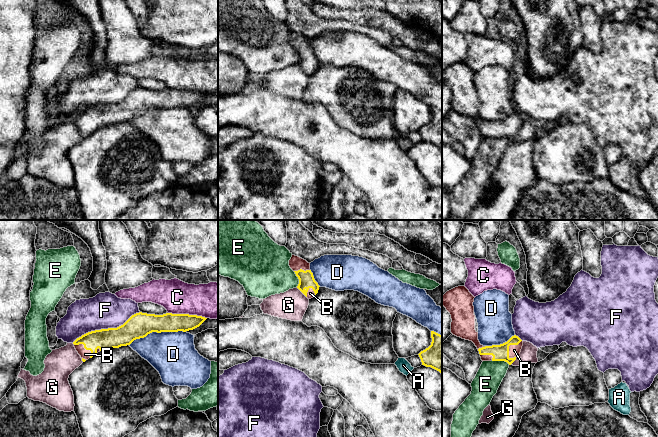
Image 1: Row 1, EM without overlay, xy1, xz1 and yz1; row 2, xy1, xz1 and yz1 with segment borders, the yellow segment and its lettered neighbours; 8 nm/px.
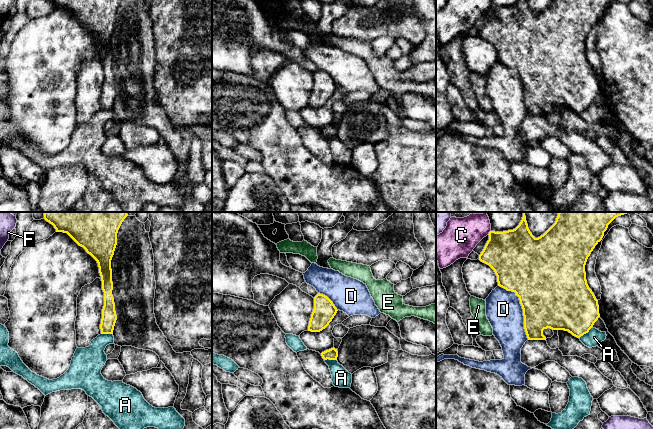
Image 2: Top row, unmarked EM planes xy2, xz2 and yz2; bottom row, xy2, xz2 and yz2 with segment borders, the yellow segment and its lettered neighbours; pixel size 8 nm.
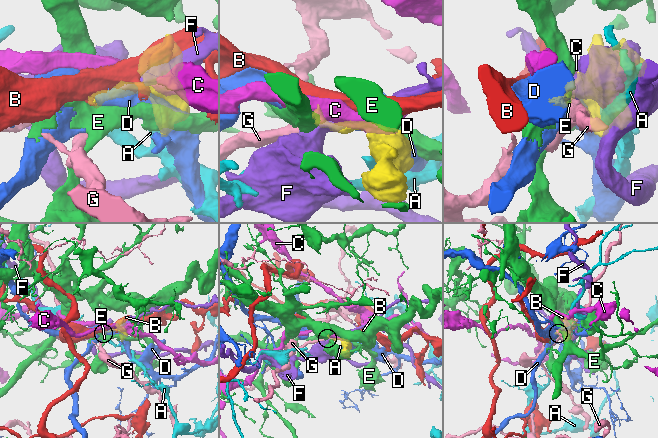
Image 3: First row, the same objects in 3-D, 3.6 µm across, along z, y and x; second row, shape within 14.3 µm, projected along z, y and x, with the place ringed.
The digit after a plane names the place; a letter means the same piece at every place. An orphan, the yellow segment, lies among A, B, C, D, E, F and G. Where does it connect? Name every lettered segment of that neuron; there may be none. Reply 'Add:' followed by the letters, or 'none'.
Add: B

